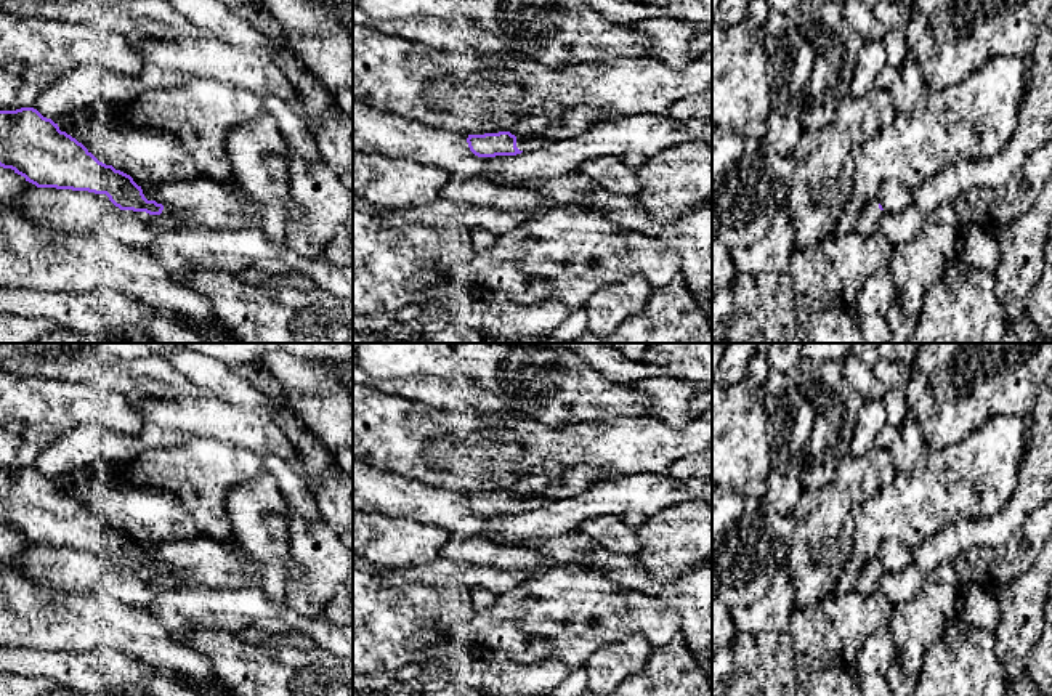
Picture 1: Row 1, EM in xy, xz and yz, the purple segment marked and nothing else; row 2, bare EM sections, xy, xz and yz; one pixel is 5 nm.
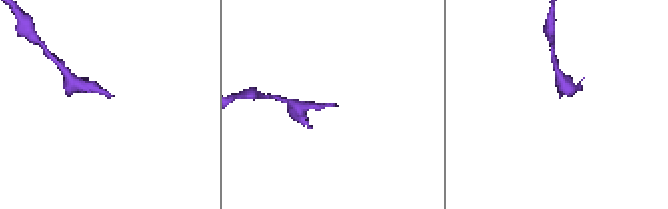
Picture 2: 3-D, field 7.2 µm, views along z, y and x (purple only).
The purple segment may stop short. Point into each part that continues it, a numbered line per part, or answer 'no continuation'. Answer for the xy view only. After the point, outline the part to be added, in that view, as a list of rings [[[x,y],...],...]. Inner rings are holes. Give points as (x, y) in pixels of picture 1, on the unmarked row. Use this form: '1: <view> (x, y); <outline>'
1: xy (182, 578); [[[164,566],[159,576],[173,579],[180,587],[196,585],[192,574],[176,568]]]

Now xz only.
1: xz (574, 481); [[[589,465],[566,468],[564,473],[544,492],[528,497],[516,497],[516,507],[523,512],[532,512],[553,500],[573,499],[595,486],[598,475],[600,470]]]

